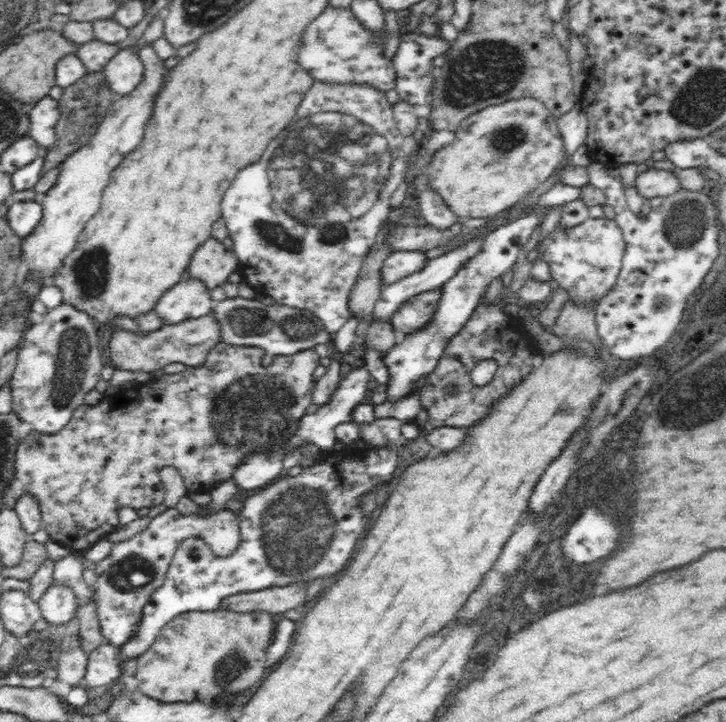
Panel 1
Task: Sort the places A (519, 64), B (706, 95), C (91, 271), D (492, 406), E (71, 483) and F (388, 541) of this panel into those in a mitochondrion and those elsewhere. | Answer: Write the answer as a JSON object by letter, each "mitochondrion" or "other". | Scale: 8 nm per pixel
{"A":"mitochondrion","B":"mitochondrion","C":"mitochondrion","D":"other","E":"other","F":"other"}

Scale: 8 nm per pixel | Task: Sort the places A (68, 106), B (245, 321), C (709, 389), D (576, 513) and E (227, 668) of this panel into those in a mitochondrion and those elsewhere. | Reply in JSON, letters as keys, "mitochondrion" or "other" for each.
{"A":"mitochondrion","B":"mitochondrion","C":"mitochondrion","D":"other","E":"mitochondrion"}

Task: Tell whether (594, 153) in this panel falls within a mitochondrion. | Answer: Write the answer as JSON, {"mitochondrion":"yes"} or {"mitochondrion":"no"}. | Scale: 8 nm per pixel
{"mitochondrion":"no"}

